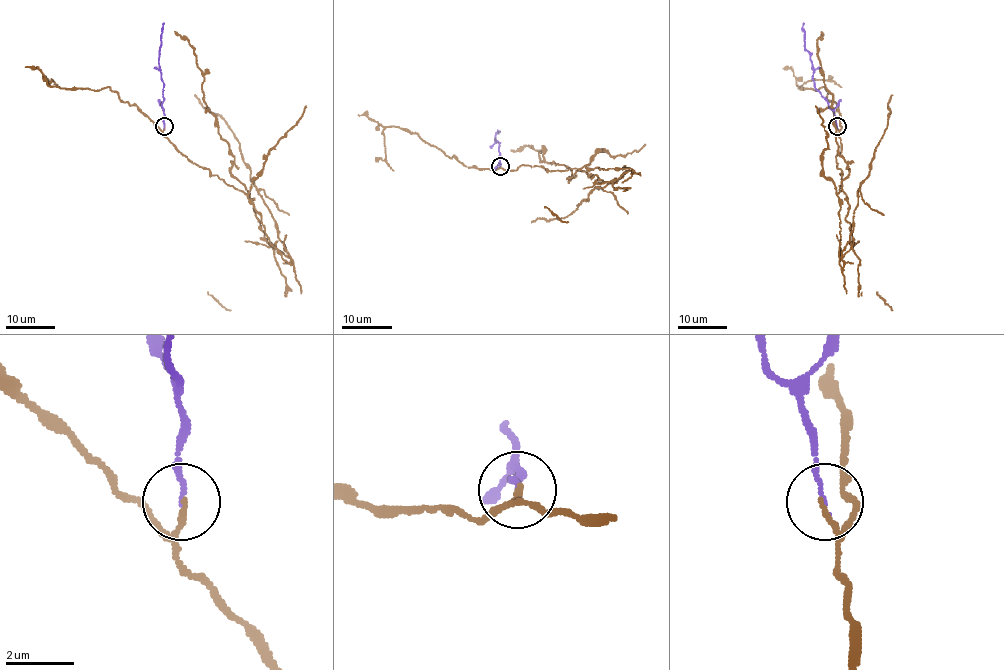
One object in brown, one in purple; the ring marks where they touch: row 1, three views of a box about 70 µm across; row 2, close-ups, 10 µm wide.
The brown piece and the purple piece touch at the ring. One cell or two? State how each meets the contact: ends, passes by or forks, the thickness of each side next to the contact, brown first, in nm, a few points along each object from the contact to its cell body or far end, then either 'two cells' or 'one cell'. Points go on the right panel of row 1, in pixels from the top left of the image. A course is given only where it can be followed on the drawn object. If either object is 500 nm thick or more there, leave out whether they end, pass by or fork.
brown ends | purple ends | 140/130 nm | brown via (837, 127), (840, 262), (852, 241), (841, 182), (848, 164), (835, 136), (832, 94), (818, 47), (821, 31) | purple via (837, 126), (829, 103), (814, 85), (810, 54), (805, 49), (804, 23) | two cells

